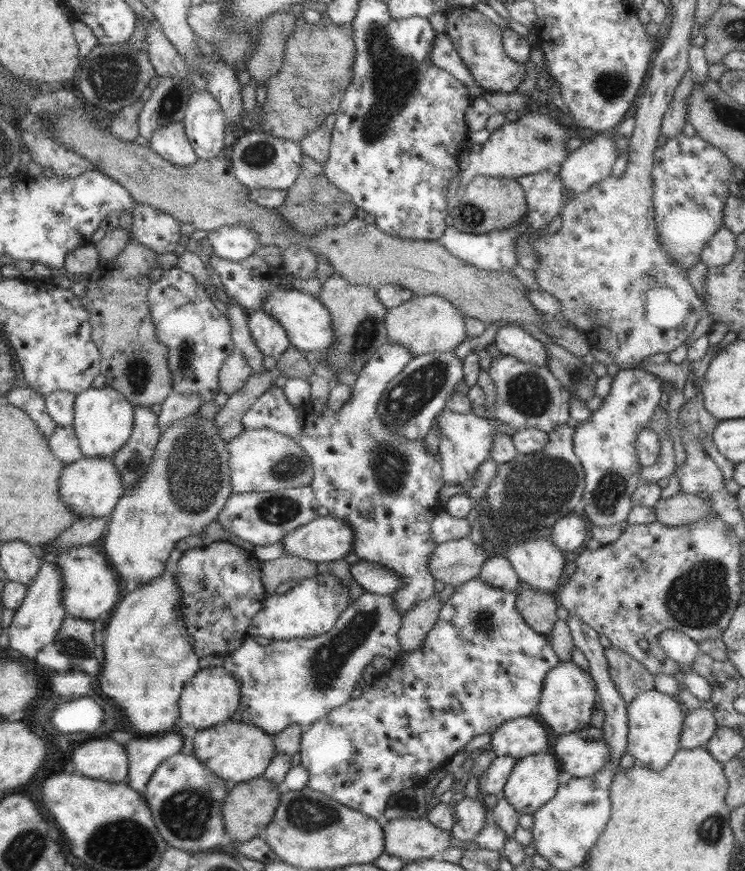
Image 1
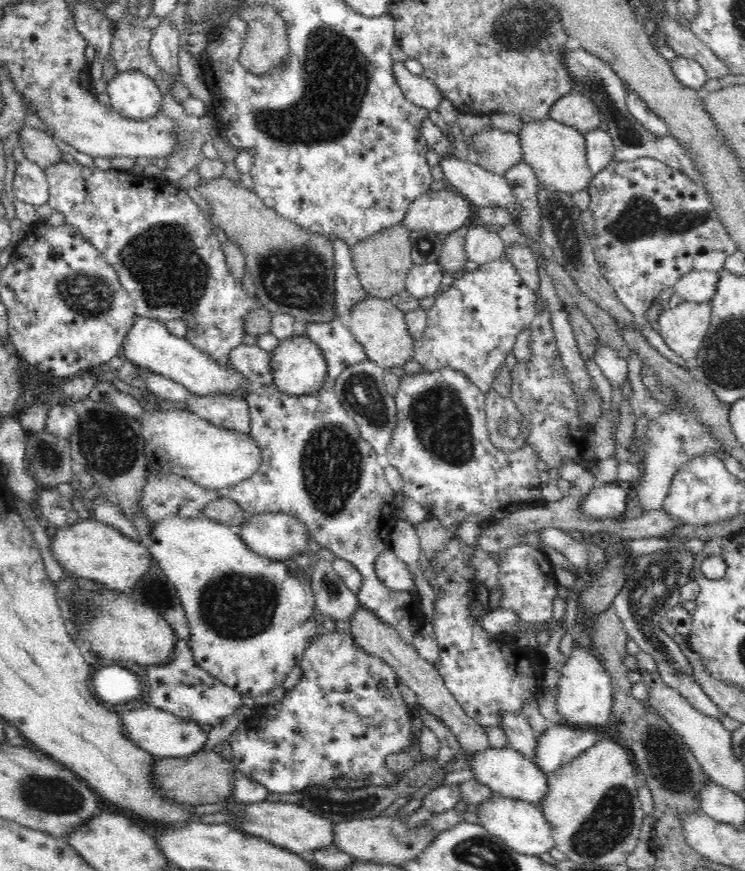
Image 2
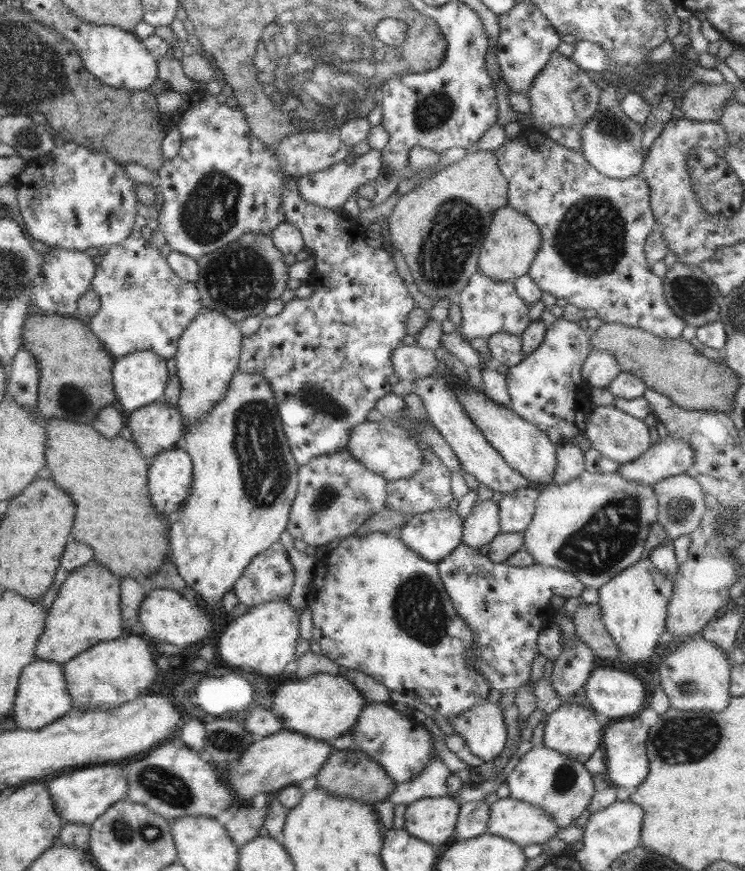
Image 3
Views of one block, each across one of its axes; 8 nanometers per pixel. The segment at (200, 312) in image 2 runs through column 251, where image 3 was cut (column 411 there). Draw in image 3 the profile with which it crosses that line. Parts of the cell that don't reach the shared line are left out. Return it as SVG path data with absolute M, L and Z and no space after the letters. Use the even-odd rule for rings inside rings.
M285 176L282 212L285 222L298 228L304 245L313 252L314 270L306 280L313 291L308 298L295 296L279 314L265 316L253 335L244 337L239 369L260 371L270 382L290 452L299 465L305 465L316 456L345 448L351 428L366 422L368 412L376 408L376 400L392 393L392 388L401 381L392 367L392 352L403 344L408 314L417 305L398 275L392 255L382 247L368 246L367 230L348 214L338 215L331 208L306 201L298 191L297 180Z

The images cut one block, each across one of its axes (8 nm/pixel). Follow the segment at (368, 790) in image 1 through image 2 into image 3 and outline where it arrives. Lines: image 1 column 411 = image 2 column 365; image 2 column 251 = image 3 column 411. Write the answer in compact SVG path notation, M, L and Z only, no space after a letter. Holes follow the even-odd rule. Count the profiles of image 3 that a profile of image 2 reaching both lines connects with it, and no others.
M368 702L362 708L358 723L352 726L348 733L353 735L353 742L356 744L354 748L376 759L396 784L414 778L428 767L428 763L432 762L436 755L431 732L420 724L416 724L414 718L399 714L387 703Z

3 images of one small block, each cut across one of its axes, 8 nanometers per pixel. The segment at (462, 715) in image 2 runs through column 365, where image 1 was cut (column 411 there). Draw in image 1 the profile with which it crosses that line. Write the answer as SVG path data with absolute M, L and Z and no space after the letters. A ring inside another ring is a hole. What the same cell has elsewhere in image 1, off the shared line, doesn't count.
M434 594L403 614L397 636L404 652L414 651L422 645L428 631L436 624L442 606L439 594Z

